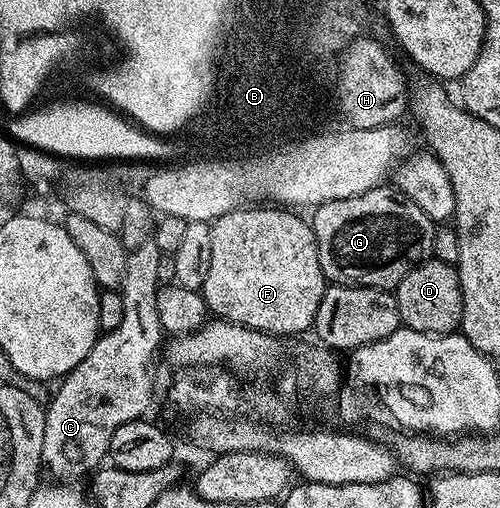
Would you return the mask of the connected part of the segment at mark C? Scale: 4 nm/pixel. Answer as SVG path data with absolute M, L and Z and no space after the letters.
M144 241L138 249L132 250L127 259L127 271L119 290L123 299L123 320L119 327L104 330L91 347L91 351L60 382L57 394L50 396L45 409L45 438L41 463L46 474L50 473L57 483L77 483L86 473L92 474L108 458L111 435L123 427L123 423L142 420L149 409L153 397L153 360L163 349L163 334L159 323L159 303L157 302L158 264L163 256L161 248L152 241Z

